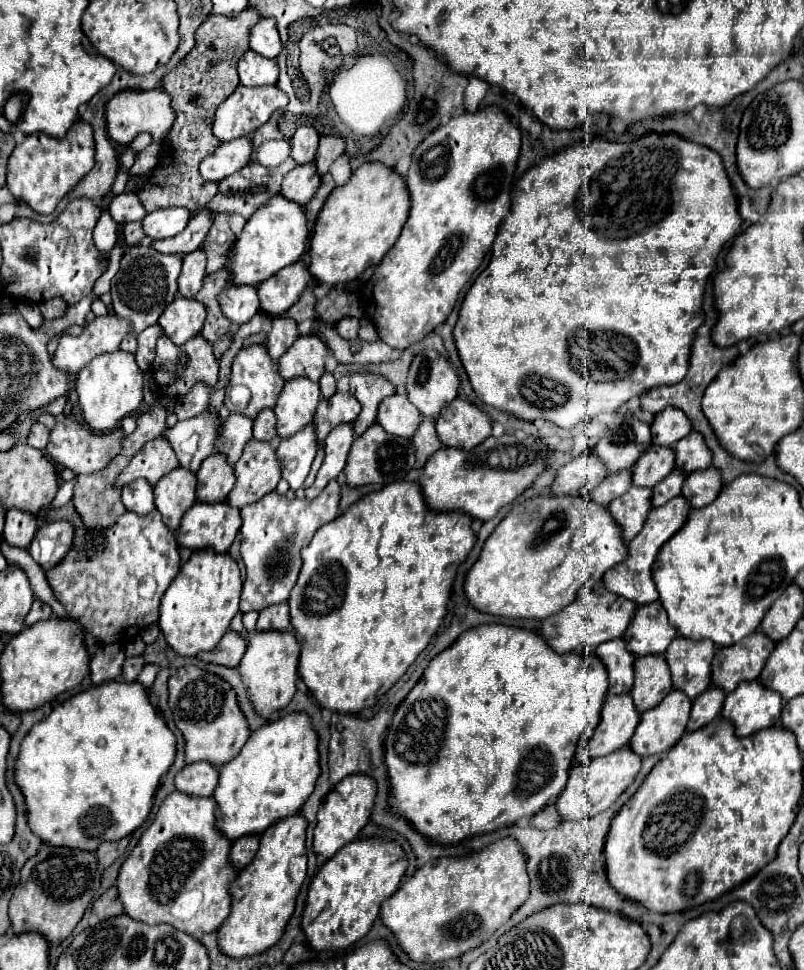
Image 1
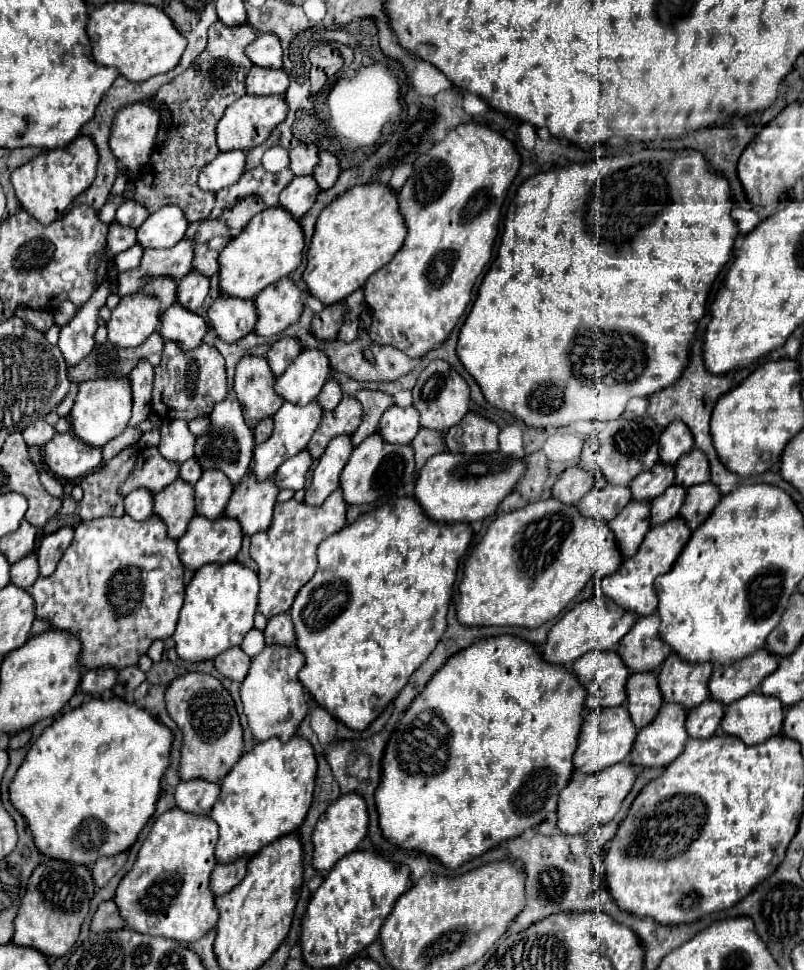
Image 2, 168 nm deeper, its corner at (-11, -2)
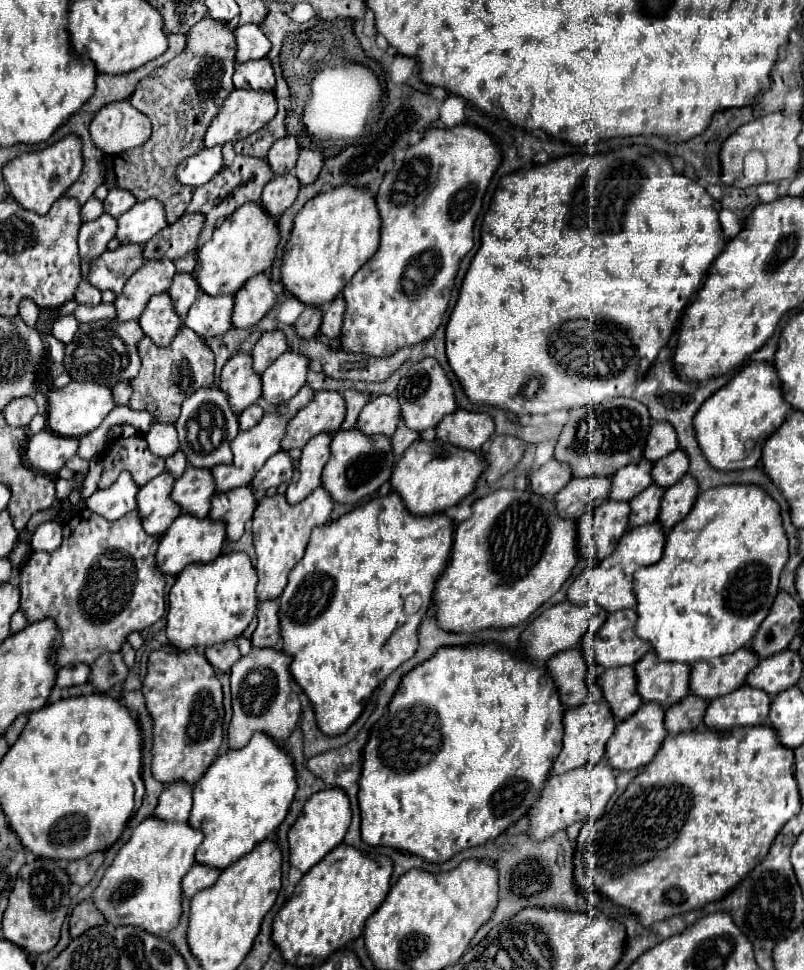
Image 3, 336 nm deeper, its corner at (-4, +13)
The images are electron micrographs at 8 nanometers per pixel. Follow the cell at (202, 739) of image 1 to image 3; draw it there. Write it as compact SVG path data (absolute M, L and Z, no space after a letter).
M155 650L147 662L143 694L155 720L153 776L165 784L181 778L195 784L213 764L223 742L223 692L213 666L197 650L175 654Z

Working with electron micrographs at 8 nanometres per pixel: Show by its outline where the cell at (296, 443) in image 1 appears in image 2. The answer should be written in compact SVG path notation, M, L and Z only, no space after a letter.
M308 451L294 455L294 459L288 459L286 463L282 463L278 467L276 477L274 477L276 487L278 489L292 489L292 491L302 489L306 483L306 473L308 473L310 465L312 465L312 459L310 459Z

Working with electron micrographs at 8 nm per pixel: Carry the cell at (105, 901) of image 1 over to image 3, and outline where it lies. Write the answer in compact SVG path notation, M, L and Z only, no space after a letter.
M85 900L73 910L71 920L69 920L69 930L71 930L71 936L75 938L75 936L83 934L85 930L89 930L93 926L101 926L101 924L105 924L103 914L95 908L93 900Z

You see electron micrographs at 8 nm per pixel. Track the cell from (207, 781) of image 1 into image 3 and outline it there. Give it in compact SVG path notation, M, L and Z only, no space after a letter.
M179 780L179 784L167 784L165 786L153 814L163 818L163 820L185 822L191 814L191 804L193 804L193 786L183 784L183 780Z

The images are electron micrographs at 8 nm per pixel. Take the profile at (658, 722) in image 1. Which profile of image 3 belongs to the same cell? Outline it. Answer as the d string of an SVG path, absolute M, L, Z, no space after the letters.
M643 702L633 716L629 716L627 720L617 724L615 734L607 742L605 756L609 758L609 764L615 770L643 768L655 758L655 754L661 748L661 744L667 738L667 734L669 732L665 728L665 708L661 704L647 704L647 702Z

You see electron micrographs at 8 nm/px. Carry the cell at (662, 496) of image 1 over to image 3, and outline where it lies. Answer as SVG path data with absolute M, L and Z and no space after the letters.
M651 484L639 496L635 496L635 500L631 500L629 526L639 526L639 524L655 522L657 516L659 516L663 494L665 494L665 488L659 488L657 484Z

